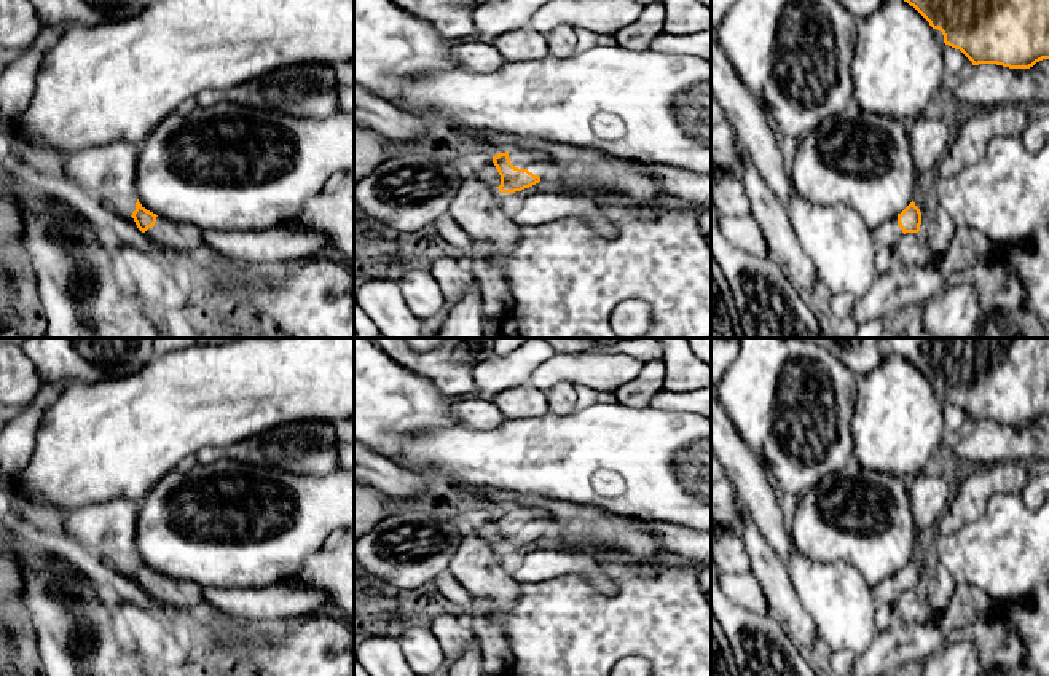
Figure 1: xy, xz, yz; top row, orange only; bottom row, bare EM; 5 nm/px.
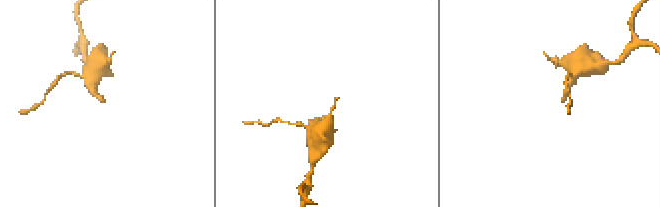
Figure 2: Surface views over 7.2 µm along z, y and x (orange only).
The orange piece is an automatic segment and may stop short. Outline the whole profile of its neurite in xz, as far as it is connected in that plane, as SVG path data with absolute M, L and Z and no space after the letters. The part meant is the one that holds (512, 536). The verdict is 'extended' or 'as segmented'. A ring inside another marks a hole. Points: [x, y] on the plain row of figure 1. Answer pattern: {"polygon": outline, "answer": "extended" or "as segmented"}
{"polygon": "M528 507L497 510L493 520L501 533L501 542L496 544L501 550L515 550L545 539L552 528L547 512Z", "answer": "extended"}

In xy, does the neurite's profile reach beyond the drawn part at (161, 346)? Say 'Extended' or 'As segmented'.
As segmented

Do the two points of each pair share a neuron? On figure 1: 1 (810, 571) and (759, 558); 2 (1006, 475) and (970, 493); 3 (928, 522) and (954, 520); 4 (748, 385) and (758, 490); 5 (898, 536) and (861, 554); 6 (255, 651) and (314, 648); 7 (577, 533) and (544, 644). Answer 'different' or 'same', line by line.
1: different
2: same
3: different
4: different
5: same
6: same
7: different

